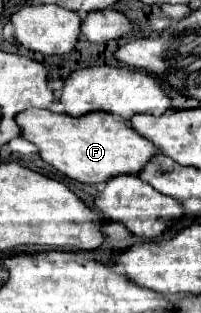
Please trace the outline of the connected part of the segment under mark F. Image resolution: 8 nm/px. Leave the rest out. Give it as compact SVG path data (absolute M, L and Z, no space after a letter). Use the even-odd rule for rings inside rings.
M33 108L17 120L21 122L21 130L25 130L23 138L39 148L39 154L47 164L83 184L103 184L119 174L139 174L145 164L161 152L153 142L137 134L125 120L119 120L113 114L87 114L85 118L73 118Z

